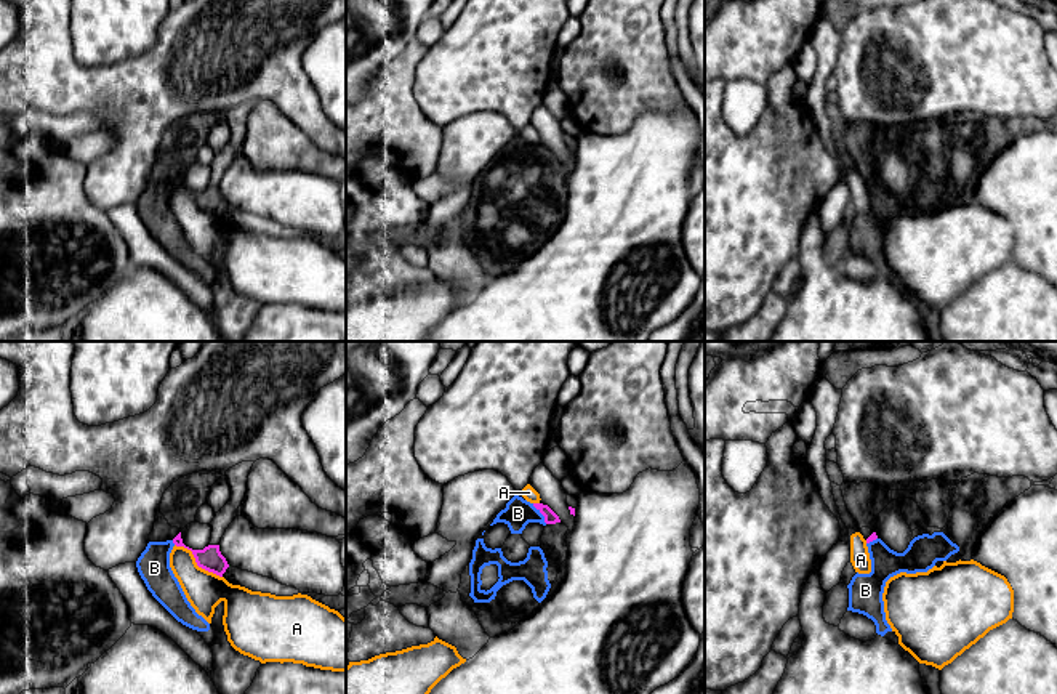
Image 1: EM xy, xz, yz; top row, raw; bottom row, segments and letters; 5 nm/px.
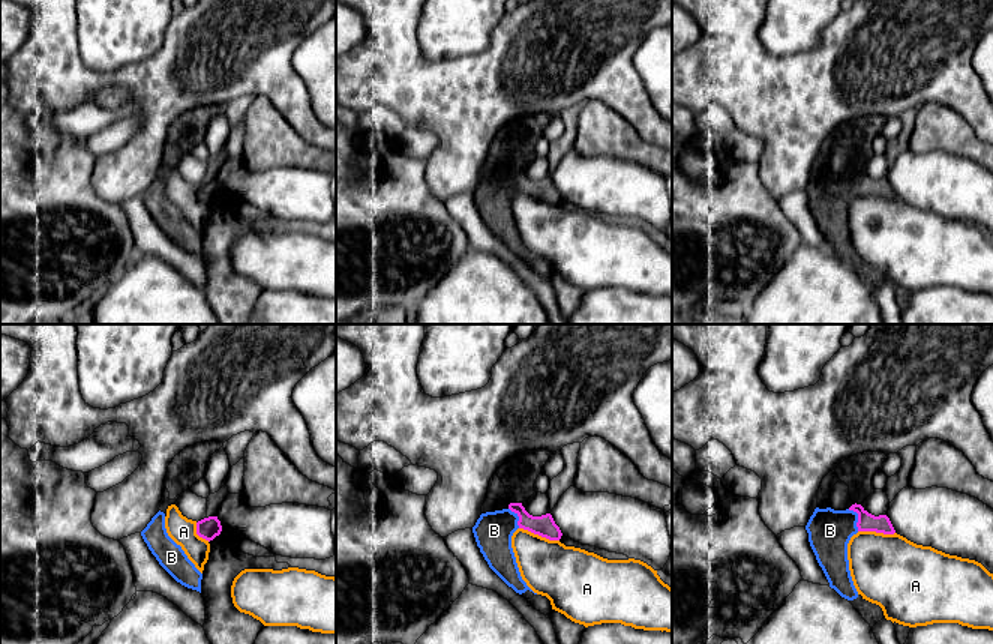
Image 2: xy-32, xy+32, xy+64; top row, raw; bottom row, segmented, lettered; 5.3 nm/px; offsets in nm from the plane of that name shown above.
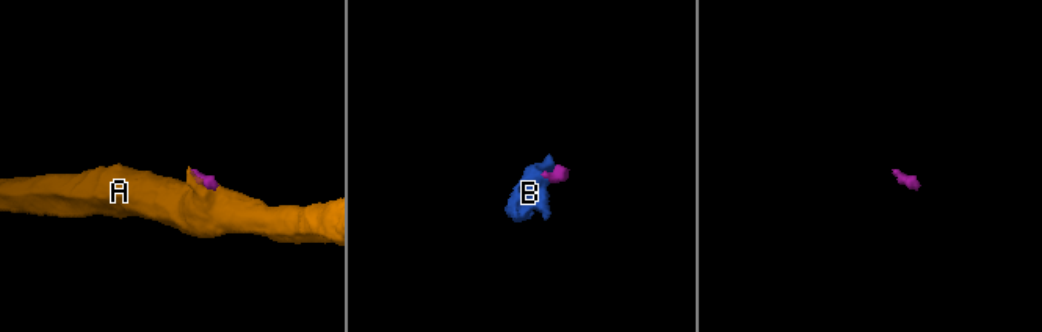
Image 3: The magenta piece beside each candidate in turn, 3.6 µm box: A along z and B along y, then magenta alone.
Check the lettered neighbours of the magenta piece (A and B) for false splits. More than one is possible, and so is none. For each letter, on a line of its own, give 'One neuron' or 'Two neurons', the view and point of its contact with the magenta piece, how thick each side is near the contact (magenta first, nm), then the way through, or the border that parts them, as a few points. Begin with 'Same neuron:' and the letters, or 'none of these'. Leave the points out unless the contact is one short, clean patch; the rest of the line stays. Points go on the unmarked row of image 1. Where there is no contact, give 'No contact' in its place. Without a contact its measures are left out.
Same neuron: B
A: Two neurons. Touches magenta at xy (196, 202). Thickness 120 nm (magenta) against 190 nm. Boundary: xy (175, 185), (188, 189), (199, 207), (221, 218)
B: One neuron. Touches magenta at xz (540, 153). Thickness 60 nm (magenta) against 140 nm. Path across: xz (550, 157), (540, 153), (518, 154)

